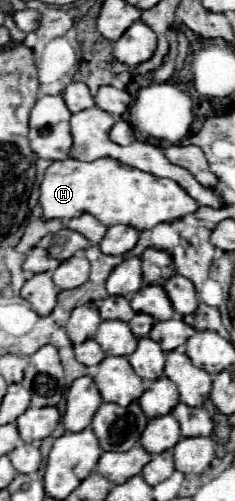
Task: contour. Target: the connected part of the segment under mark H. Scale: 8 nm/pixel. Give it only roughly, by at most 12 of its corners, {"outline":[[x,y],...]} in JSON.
{"outline":[[114,158],[52,162],[44,218],[150,230],[198,210],[176,182]]}

